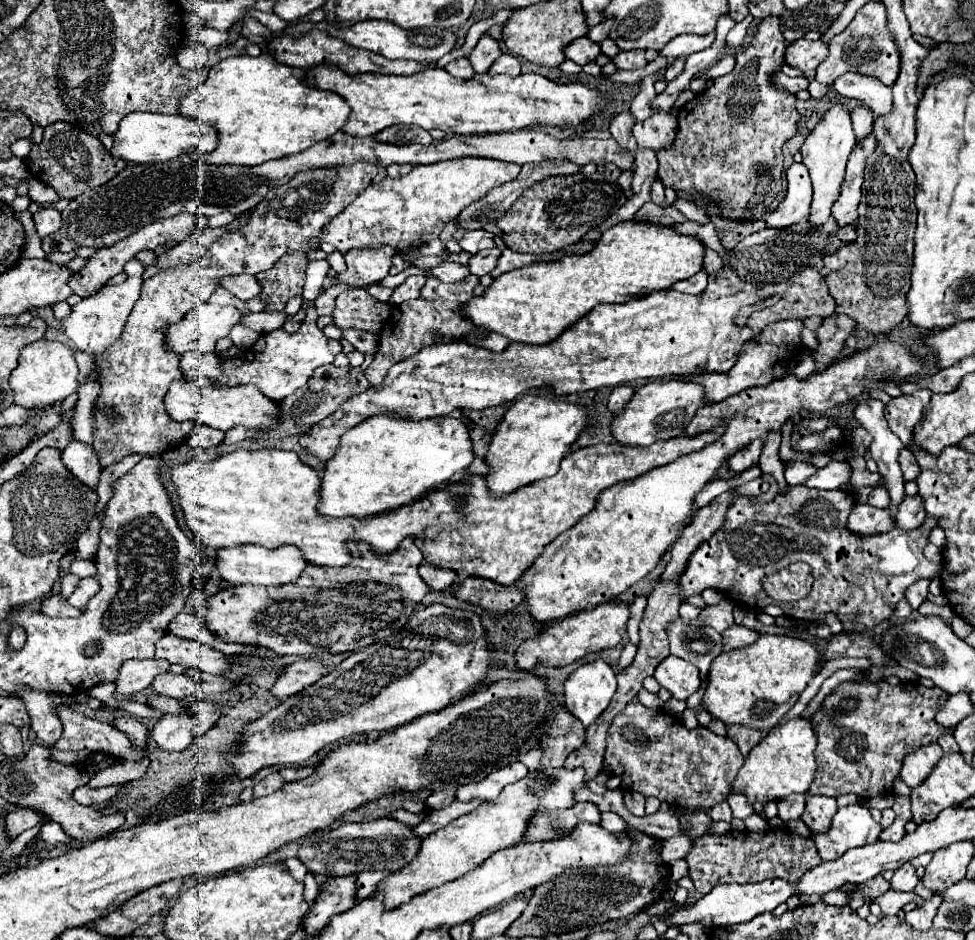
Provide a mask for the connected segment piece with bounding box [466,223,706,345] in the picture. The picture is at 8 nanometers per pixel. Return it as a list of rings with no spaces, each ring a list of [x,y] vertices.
[[[618,223],[602,233],[596,247],[586,255],[562,257],[554,263],[530,263],[522,269],[508,271],[494,279],[486,293],[474,297],[466,303],[466,315],[470,315],[476,327],[500,333],[510,341],[528,343],[528,345],[544,345],[554,341],[562,331],[578,323],[584,315],[588,315],[596,305],[602,303],[626,303],[634,297],[642,297],[660,289],[668,289],[676,281],[688,279],[696,275],[704,265],[704,243],[692,235],[682,235],[674,227],[658,225],[658,223]]]

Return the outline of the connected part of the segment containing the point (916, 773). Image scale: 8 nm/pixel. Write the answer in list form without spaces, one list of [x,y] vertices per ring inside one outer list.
[[[930,743],[926,747],[918,747],[912,753],[908,753],[902,761],[902,781],[908,787],[916,787],[918,783],[922,783],[922,779],[926,779],[926,773],[932,771],[934,763],[938,763],[938,759],[942,757],[942,749],[938,747],[938,743]]]

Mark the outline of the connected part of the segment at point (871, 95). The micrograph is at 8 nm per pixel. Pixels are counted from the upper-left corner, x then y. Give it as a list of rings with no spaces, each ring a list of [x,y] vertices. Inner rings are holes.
[[[844,73],[834,81],[834,91],[848,99],[858,99],[866,103],[876,115],[886,115],[892,111],[890,87],[876,83],[876,79],[866,79],[864,75]]]

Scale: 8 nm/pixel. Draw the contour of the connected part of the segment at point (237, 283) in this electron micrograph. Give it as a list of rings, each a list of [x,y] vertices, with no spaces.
[[[238,275],[238,279],[226,279],[226,283],[222,283],[232,295],[236,295],[238,299],[246,301],[246,299],[252,299],[256,295],[260,295],[262,287],[258,283],[256,277],[250,277],[250,275]]]

